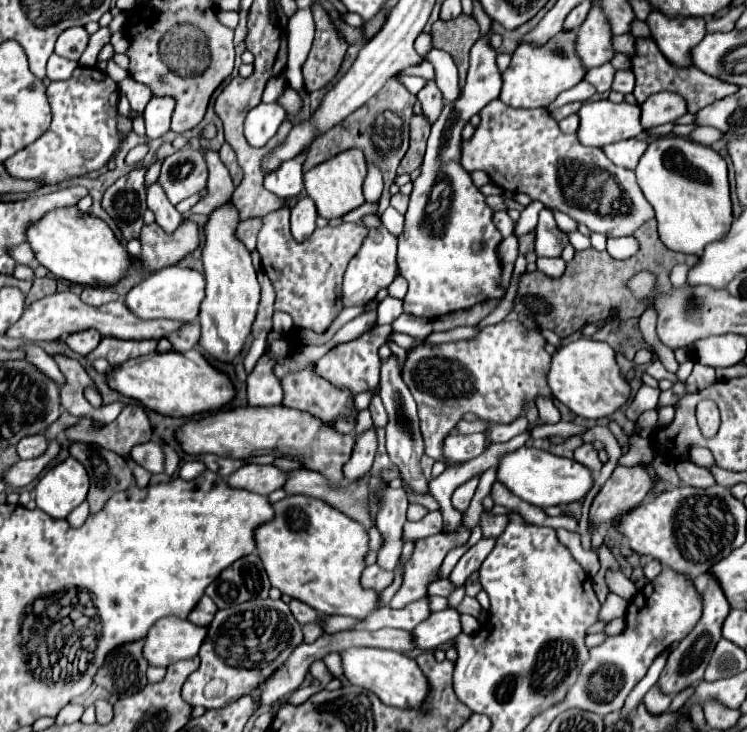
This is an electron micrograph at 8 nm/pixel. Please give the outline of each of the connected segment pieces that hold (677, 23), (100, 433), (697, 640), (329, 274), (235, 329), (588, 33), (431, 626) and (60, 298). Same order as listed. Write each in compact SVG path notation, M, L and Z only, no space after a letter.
M651 11L647 17L651 37L659 45L665 57L679 65L691 65L691 47L695 47L705 37L705 19L703 17L669 17L661 11Z
M129 403L123 407L119 417L103 429L93 429L89 421L79 421L65 431L65 437L71 441L97 443L109 451L125 455L131 451L133 445L151 441L153 429L143 405Z
M700 575L694 580L694 585L697 589L697 595L701 595L701 601L703 601L703 615L701 615L699 623L695 625L695 629L677 645L677 649L673 649L669 653L667 665L665 665L665 669L659 677L659 685L665 693L677 693L677 691L697 683L699 679L703 679L705 667L707 667L707 663L709 663L709 659L715 651L715 645L719 643L723 621L725 621L725 617L729 615L731 609L721 587L711 575Z
M281 207L263 219L257 249L261 253L263 271L269 275L277 299L275 311L285 311L293 317L297 327L325 333L329 325L343 311L341 283L349 259L359 251L369 229L357 223L343 223L339 227L315 229L309 239L297 243L290 232L290 209Z
M227 201L209 215L203 227L205 245L201 259L207 279L207 297L203 299L199 313L201 321L199 345L221 361L233 361L243 349L257 313L261 293L257 273L251 263L251 255L243 245L243 241L239 241L239 237L235 235L237 225L239 225L239 211L231 201Z
M591 9L591 13L587 15L585 23L577 31L575 51L585 69L611 61L615 49L611 45L609 25L605 23L605 17L601 17L601 11Z
M455 609L431 613L423 623L419 623L411 635L417 651L435 651L441 645L453 641L461 633L459 613Z
M63 291L63 293L53 293L45 299L39 299L37 303L31 303L25 307L21 319L9 327L7 335L9 337L25 337L29 341L53 341L61 335L71 335L77 331L85 329L97 329L103 337L117 337L117 339L163 339L171 335L173 331L179 331L185 323L183 321L169 321L169 319L157 319L157 321L143 321L137 319L125 305L123 301L113 301L109 305L101 307L91 307L85 305L75 293Z

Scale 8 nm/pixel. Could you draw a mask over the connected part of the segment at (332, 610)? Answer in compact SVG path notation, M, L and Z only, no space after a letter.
M289 495L271 507L275 511L275 517L255 529L257 555L263 561L271 585L293 599L309 603L323 615L349 615L363 619L373 613L377 609L377 593L363 589L359 583L361 571L365 569L365 553L369 541L361 523L349 519L333 505L309 495Z

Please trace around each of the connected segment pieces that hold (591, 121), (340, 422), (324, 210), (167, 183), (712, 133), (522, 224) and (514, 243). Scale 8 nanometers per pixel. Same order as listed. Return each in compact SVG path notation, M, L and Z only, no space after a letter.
M607 99L587 101L579 109L579 129L577 137L581 145L605 147L621 139L637 137L643 127L639 123L639 105L611 103Z
M307 365L303 371L299 371L297 375L287 375L283 379L283 405L285 407L293 407L293 409L303 409L309 411L311 415L319 415L321 421L337 427L337 431L341 433L351 433L353 425L355 425L355 407L353 407L353 395L349 395L349 391L333 391L333 387L329 387L329 383L325 383L323 379L317 379L313 375L313 365Z
M349 149L343 151L341 155L335 155L333 159L313 167L311 171L305 173L305 191L307 195L315 201L317 213L325 219L333 217L343 217L345 213L361 207L365 203L363 197L363 181L367 177L367 163L361 151Z
M179 149L163 161L159 185L173 205L205 189L207 165L199 151Z
M697 127L693 133L691 133L691 139L697 141L697 143L703 143L703 145L713 145L717 141L721 141L725 135L719 131L719 129L713 129L713 127Z
M531 201L531 203L521 211L521 219L519 219L517 227L515 227L515 235L517 235L517 237L523 235L523 233L527 233L527 231L531 231L531 229L535 229L535 225L537 225L537 215L539 215L539 211L541 211L543 207L545 207L545 205L539 203L539 201Z
M515 235L504 238L498 247L498 255L502 264L515 263L518 257L518 239Z

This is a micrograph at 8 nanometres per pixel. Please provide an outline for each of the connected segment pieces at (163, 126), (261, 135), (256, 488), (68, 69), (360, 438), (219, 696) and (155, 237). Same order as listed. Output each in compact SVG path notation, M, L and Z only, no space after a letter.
M153 97L147 103L147 107L143 111L143 119L145 119L149 139L163 137L169 131L169 121L171 121L173 107L175 107L175 103L169 97Z
M259 103L253 107L245 119L245 137L253 147L265 145L279 129L285 119L285 111L275 103Z
M243 465L227 477L227 483L259 495L269 495L271 491L283 487L285 473L273 465Z
M51 55L49 57L49 63L47 63L47 77L51 81L63 81L63 79L69 79L69 75L73 73L73 69L77 67L79 63L77 61L69 61L65 57L59 57L59 55Z
M371 427L357 435L353 455L349 463L343 467L347 481L357 481L359 477L365 477L373 465L375 453L377 453L377 433L375 433L375 427Z
M249 599L241 605L221 609L211 621L207 637L201 645L201 665L187 677L181 697L191 707L225 707L237 701L241 695L253 693L301 643L301 625L295 621L289 605L283 599Z
M187 221L179 225L173 235L165 235L157 223L151 223L143 227L141 243L141 261L147 265L147 269L157 271L179 263L189 251L193 251L199 245L199 229L195 223Z

